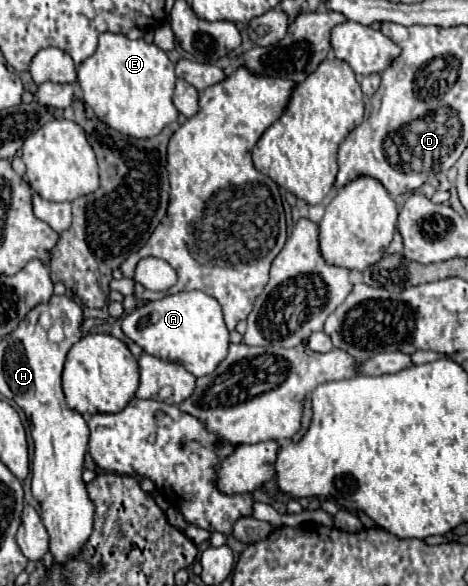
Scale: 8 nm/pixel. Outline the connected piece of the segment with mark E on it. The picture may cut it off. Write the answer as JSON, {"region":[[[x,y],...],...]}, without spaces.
{"region":[[[102,33],[98,37],[98,49],[92,57],[82,61],[78,67],[78,85],[82,89],[82,97],[86,105],[90,105],[100,121],[110,125],[112,129],[136,137],[136,139],[148,139],[158,135],[166,125],[178,119],[178,109],[172,103],[172,93],[174,93],[174,63],[168,59],[166,51],[156,47],[154,43],[146,43],[144,39],[130,41],[122,33]]]}

